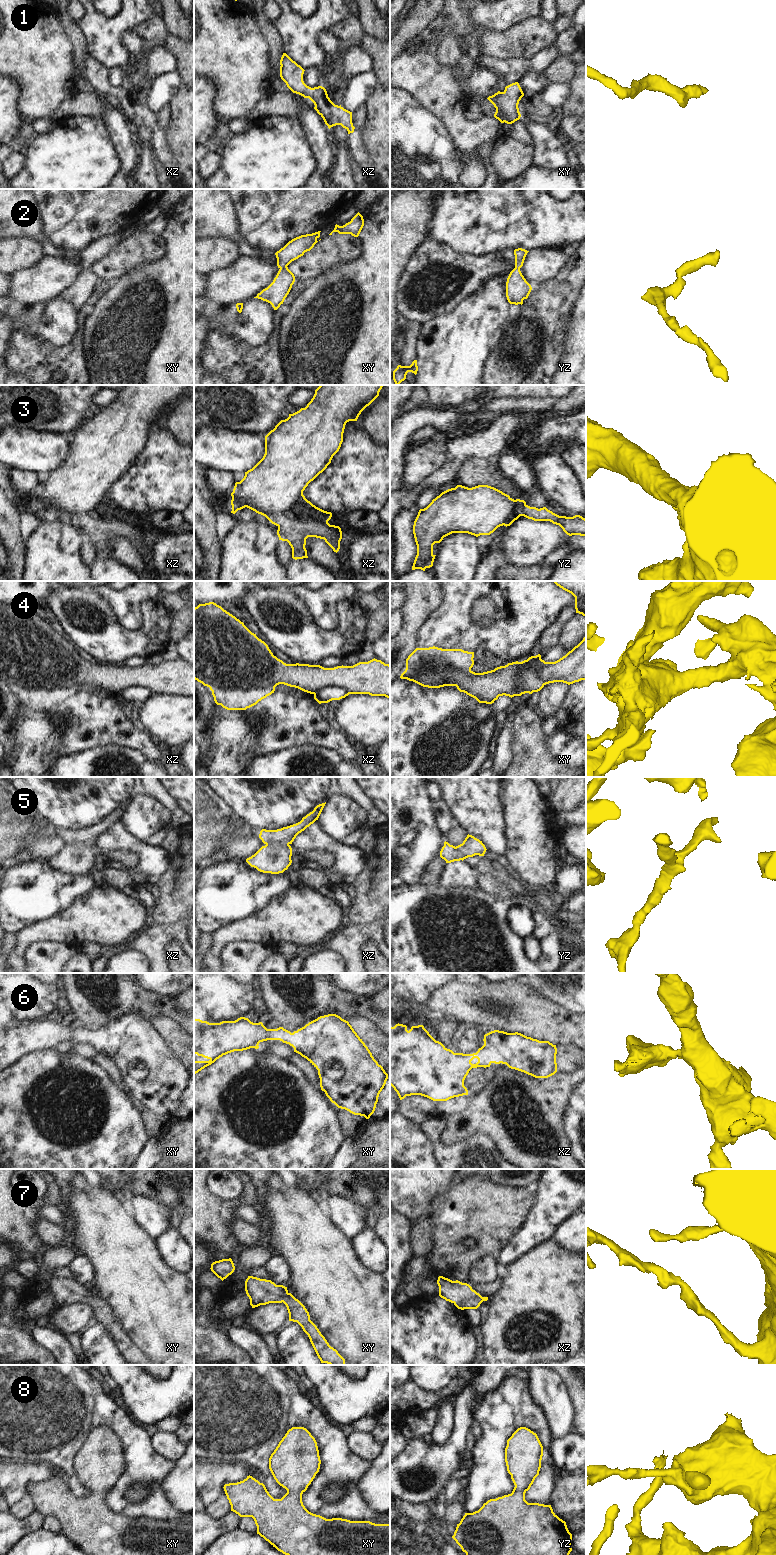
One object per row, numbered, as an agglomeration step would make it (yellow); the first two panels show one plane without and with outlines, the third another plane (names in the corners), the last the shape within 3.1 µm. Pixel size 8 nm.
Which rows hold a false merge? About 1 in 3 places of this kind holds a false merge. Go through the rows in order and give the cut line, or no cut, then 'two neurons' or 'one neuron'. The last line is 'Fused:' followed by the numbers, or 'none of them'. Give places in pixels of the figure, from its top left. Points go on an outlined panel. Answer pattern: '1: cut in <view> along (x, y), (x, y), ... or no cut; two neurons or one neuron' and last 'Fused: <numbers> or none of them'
1: no cut; one neuron
2: no cut; one neuron
3: no cut; one neuron
4: cut in xy along (520, 669), (531, 665), (543, 686); two neurons
5: no cut; one neuron
6: no cut; one neuron
7: no cut; one neuron
8: no cut; one neuron
Fused: 4

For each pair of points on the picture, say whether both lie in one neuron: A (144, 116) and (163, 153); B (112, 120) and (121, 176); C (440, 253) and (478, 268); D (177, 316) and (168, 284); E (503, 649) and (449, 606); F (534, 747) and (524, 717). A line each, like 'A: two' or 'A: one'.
A: one
B: one
C: one
D: one
E: one
F: one

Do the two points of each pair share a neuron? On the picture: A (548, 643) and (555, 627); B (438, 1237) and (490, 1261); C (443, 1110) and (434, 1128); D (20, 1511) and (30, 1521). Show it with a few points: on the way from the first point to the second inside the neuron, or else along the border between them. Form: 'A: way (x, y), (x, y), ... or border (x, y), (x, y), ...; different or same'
A: way (548, 639), (552, 631); same
B: border (496, 1254), (476, 1261), (468, 1276); different
C: border (438, 1115), (447, 1118); different
D: border (34, 1510), (22, 1518), (15, 1518), (10, 1513); different

